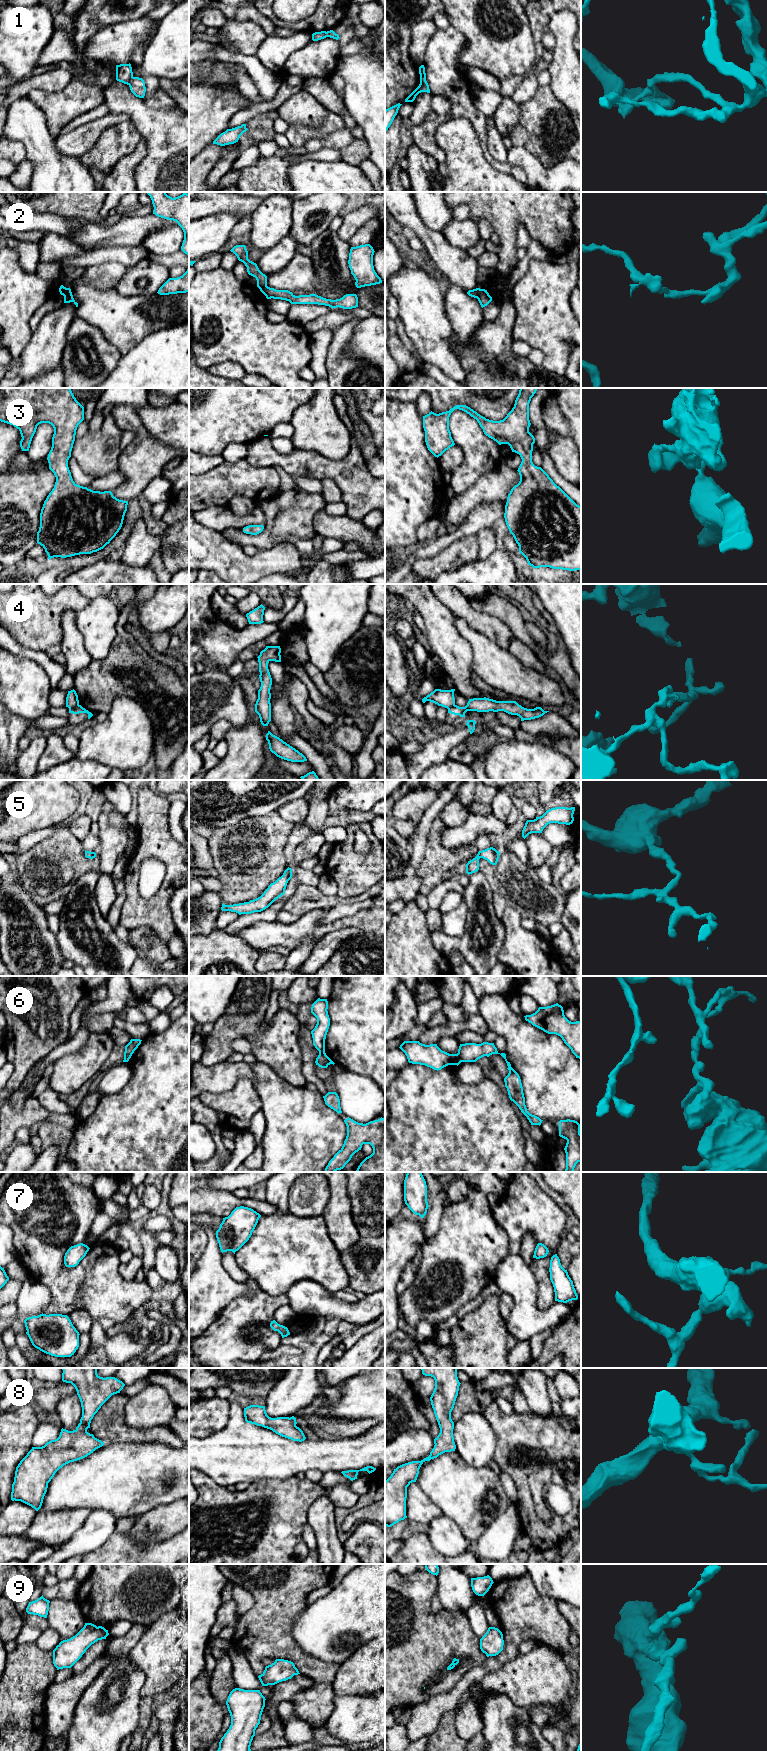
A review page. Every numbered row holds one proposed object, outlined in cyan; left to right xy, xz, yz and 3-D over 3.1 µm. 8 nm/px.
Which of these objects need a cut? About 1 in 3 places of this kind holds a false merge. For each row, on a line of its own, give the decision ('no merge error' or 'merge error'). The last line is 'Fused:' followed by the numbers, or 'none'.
1: merge error
2: merge error
3: no merge error
4: merge error
5: no merge error
6: merge error
7: no merge error
8: no merge error
9: no merge error
Fused: 1, 2, 4, 6

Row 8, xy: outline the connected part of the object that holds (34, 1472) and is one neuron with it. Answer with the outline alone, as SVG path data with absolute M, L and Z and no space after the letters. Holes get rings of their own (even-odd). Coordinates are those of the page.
M62 1368L62 1370L62 1381L71 1383L75 1387L80 1399L82 1407L80 1423L73 1431L62 1428L59 1437L47 1442L44 1446L32 1447L16 1467L12 1484L11 1500L21 1501L36 1511L42 1506L48 1483L60 1468L70 1462L87 1457L104 1445L104 1442L95 1438L93 1434L88 1433L87 1429L90 1428L91 1420L101 1406L112 1395L120 1393L125 1386L122 1381L115 1377L100 1377L97 1374L97 1368Z

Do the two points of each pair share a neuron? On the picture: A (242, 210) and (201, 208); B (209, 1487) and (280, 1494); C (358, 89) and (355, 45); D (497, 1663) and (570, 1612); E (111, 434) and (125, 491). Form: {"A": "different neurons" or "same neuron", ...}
{"A": "same neuron", "B": "same neuron", "C": "different neurons", "D": "different neurons", "E": "different neurons"}

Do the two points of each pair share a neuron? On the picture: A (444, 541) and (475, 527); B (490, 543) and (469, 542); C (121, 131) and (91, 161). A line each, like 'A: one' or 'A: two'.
A: one
B: two
C: one

